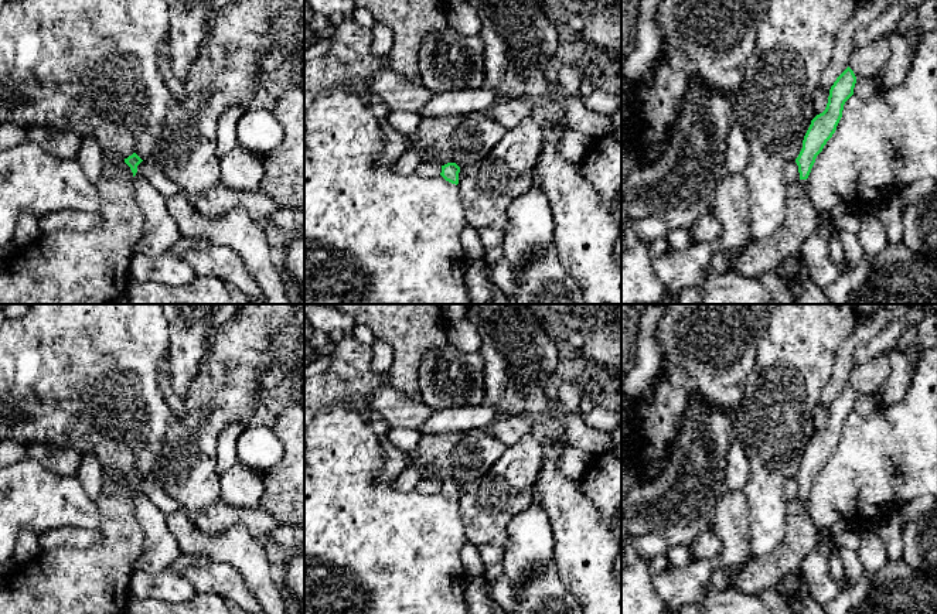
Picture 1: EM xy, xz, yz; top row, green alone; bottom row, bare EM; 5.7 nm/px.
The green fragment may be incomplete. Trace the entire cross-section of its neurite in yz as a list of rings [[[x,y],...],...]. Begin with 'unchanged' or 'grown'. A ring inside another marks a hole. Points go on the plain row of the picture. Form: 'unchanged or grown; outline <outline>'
grown; outline [[[848,383],[829,406],[828,420],[822,430],[817,431],[804,453],[803,465],[795,475],[800,490],[800,499],[808,515],[808,492],[817,473],[822,468],[827,458],[832,454],[842,434],[845,419],[853,412],[856,393]]]

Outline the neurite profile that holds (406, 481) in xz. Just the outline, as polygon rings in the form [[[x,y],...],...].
[[[408,465],[392,482],[392,485],[402,492],[415,492],[418,482],[420,481],[419,471]]]

